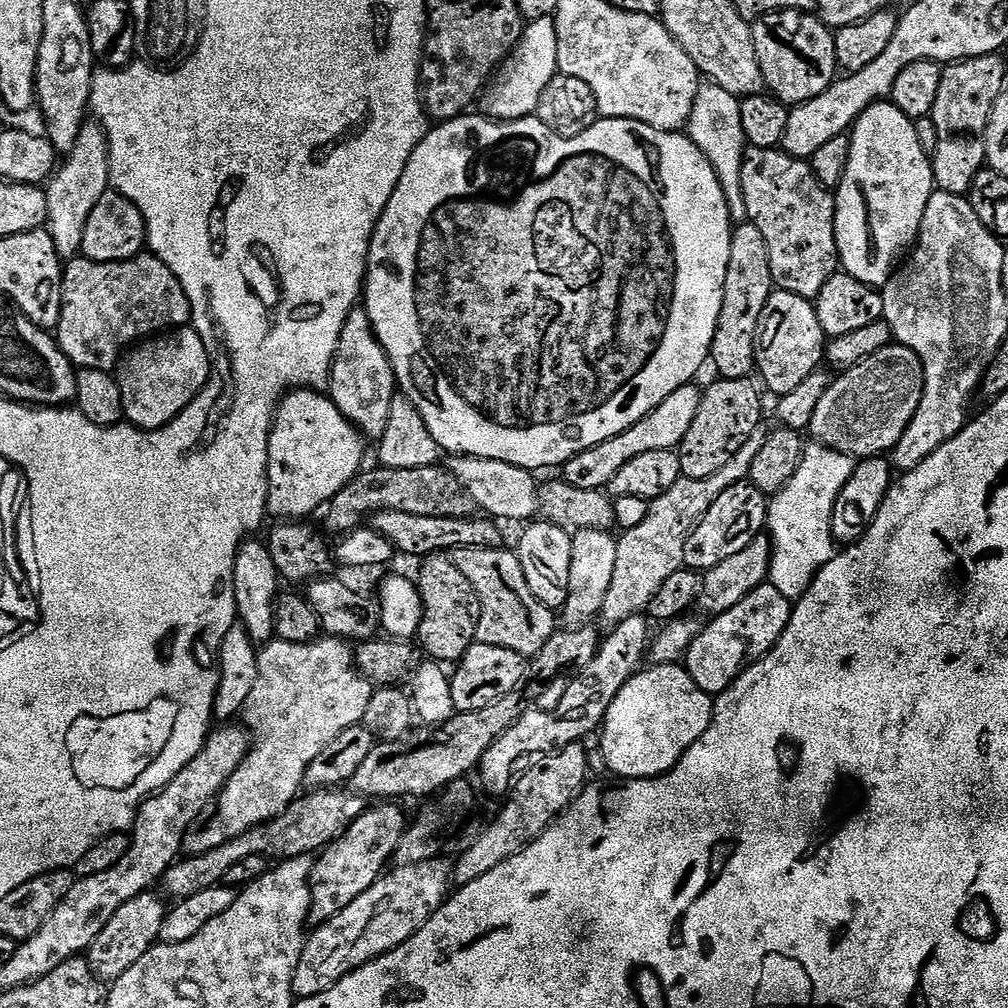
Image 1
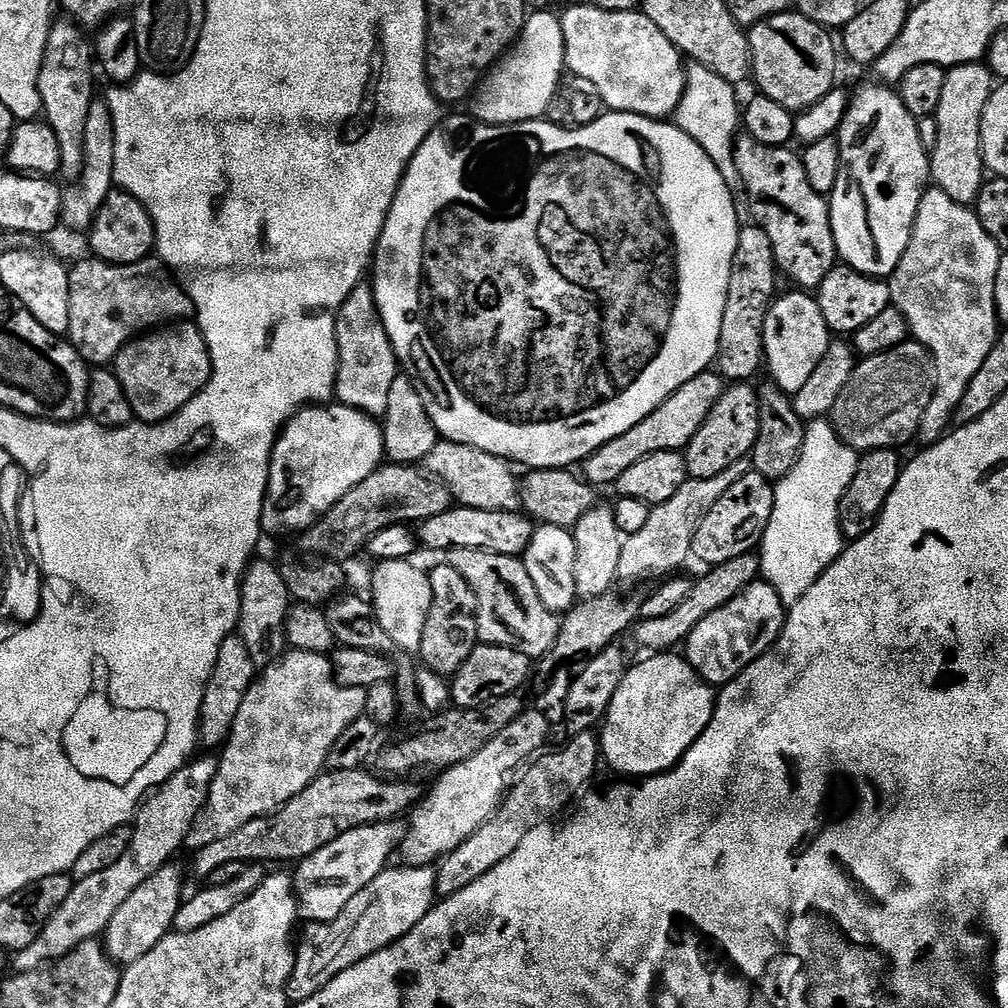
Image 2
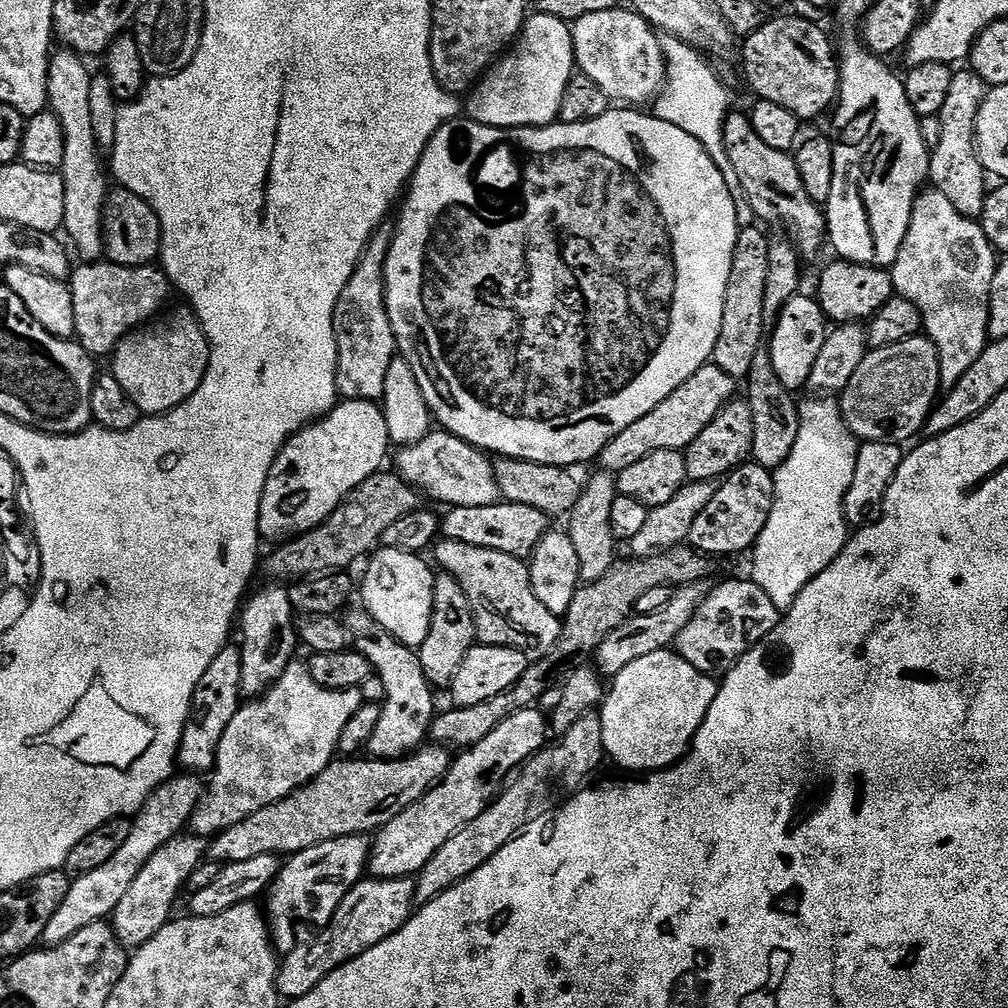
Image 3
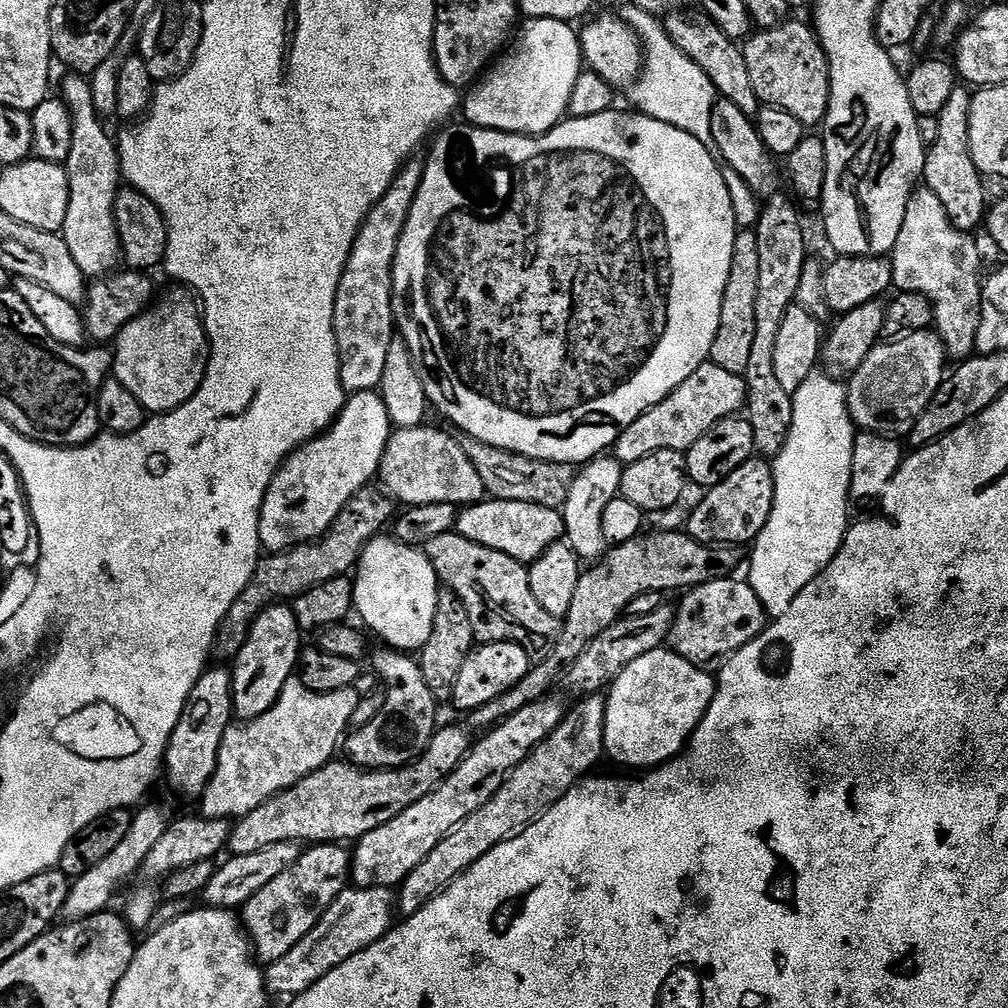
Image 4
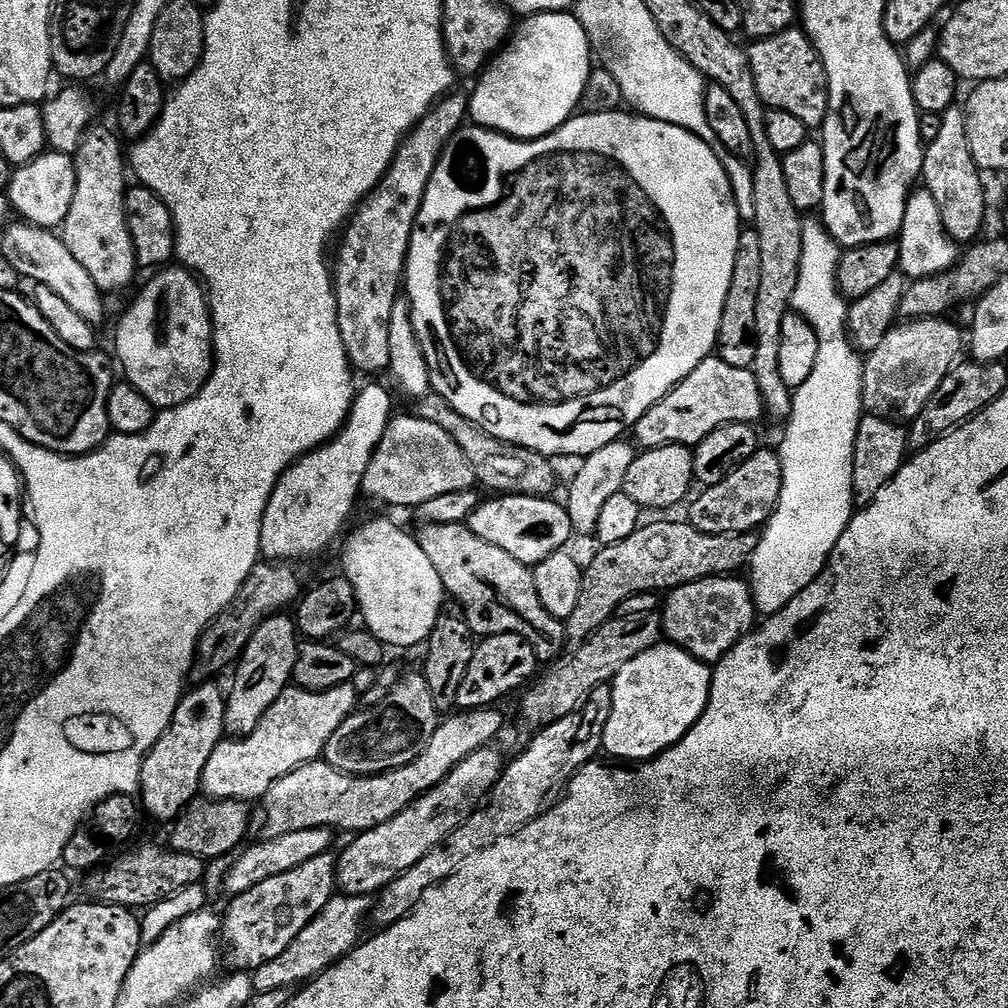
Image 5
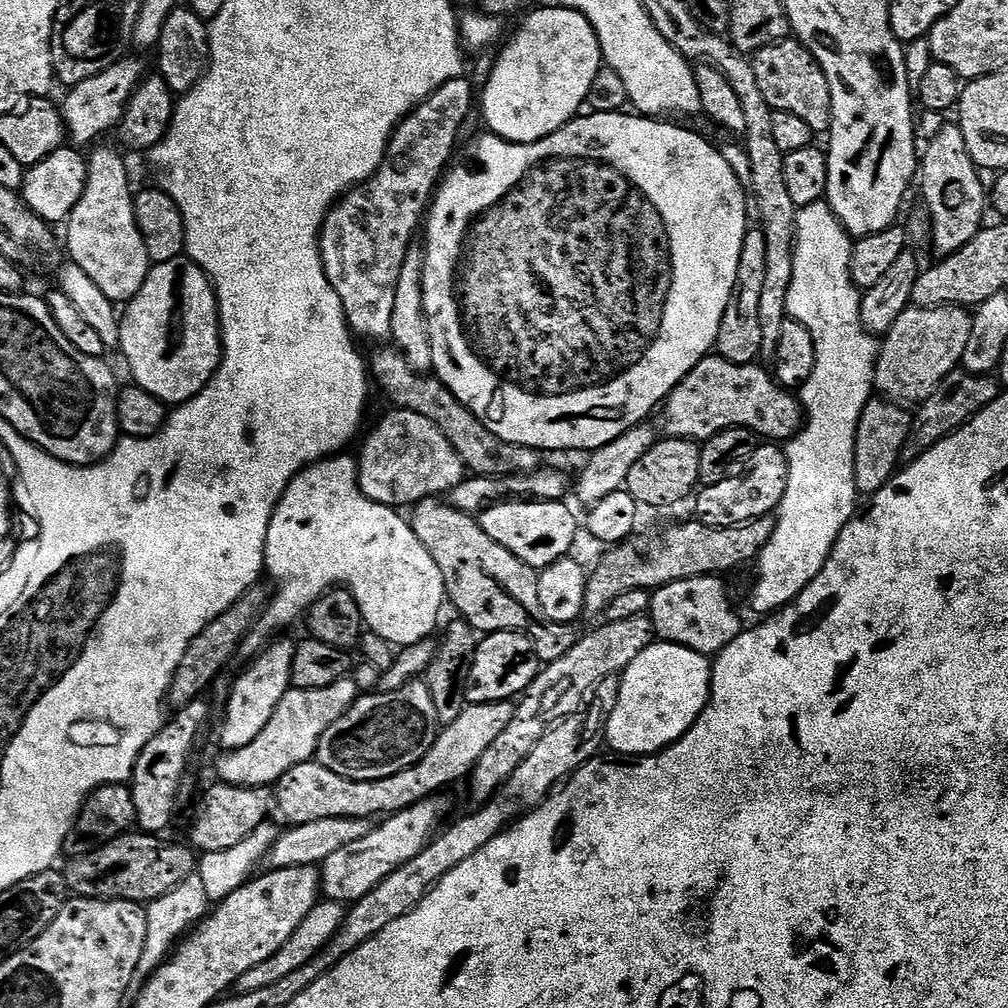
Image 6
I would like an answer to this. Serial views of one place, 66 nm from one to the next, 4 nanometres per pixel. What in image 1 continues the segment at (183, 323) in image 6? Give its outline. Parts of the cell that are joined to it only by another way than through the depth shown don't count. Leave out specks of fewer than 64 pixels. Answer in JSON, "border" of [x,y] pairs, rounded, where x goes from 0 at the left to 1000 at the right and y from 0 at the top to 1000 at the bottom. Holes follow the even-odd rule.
{"border":[[[189,323],[168,327],[136,340],[120,356],[114,370],[121,387],[123,417],[132,425],[152,429],[165,423],[206,381],[210,372],[210,356],[194,326]]]}

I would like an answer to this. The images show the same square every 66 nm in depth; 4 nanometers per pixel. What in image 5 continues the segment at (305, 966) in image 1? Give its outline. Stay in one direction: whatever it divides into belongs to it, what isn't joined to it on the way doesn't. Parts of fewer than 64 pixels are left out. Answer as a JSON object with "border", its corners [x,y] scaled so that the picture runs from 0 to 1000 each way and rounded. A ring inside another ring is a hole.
{"border":[[[330,888],[329,894],[307,915],[296,931],[292,931],[292,935],[288,935],[288,938],[284,938],[284,942],[280,942],[280,946],[276,946],[276,950],[272,950],[272,954],[264,954],[264,958],[249,965],[251,981],[254,984],[290,982],[313,972],[358,936],[362,928],[361,913],[363,917],[366,909],[366,890]]]}

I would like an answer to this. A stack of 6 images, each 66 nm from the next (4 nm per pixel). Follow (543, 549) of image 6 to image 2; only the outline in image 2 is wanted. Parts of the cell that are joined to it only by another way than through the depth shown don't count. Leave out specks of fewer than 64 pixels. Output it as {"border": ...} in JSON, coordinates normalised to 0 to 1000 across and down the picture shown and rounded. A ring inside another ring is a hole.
{"border":[[[449,502],[432,514],[420,517],[415,524],[415,536],[420,543],[422,540],[427,547],[437,550],[442,550],[448,544],[461,544],[516,554],[520,551],[520,542],[528,533],[529,527],[529,517],[515,507],[495,508]]]}

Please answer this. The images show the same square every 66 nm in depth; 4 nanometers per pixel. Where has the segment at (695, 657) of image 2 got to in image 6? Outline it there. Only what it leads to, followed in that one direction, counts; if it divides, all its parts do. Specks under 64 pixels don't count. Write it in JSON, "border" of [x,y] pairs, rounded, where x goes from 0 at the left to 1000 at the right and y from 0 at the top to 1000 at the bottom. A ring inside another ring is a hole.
{"border":[[[693,571],[670,575],[646,588],[642,610],[647,613],[648,628],[656,636],[681,641],[692,649],[706,653],[736,626],[734,611],[722,592],[722,583],[714,571]]]}

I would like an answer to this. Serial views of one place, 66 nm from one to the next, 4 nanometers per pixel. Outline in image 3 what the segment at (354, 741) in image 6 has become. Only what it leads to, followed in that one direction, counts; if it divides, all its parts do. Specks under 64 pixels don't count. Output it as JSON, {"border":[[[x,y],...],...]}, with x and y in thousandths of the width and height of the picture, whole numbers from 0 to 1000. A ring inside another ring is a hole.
{"border":[[[360,602],[351,603],[340,608],[339,618],[345,626],[346,636],[355,641],[355,646],[365,654],[372,671],[379,673],[381,682],[375,720],[371,720],[371,728],[367,728],[363,746],[375,754],[396,754],[414,745],[426,733],[429,715],[435,706],[433,694],[429,691],[431,684],[419,665],[416,650],[395,637],[391,629],[375,621],[373,614]]]}

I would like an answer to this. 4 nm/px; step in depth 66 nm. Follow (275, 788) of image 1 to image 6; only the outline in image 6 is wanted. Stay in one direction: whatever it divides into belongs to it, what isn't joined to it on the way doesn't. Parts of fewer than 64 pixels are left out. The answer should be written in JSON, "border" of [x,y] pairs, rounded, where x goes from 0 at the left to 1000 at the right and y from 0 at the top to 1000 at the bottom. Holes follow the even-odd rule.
{"border":[[[342,673],[323,681],[319,685],[300,685],[287,683],[286,688],[276,696],[276,704],[272,704],[272,712],[264,716],[264,724],[252,732],[248,740],[240,740],[240,744],[219,749],[214,758],[214,766],[223,778],[231,778],[240,782],[266,782],[297,758],[305,758],[313,751],[313,741],[331,716],[347,704],[353,694],[355,684],[352,674]]]}

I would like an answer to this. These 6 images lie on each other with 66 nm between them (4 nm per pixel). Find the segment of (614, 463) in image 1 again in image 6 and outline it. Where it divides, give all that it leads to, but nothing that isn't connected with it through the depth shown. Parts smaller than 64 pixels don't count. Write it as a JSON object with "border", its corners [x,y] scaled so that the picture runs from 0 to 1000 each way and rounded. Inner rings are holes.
{"border":[[[712,351],[699,353],[681,375],[677,375],[677,379],[673,379],[673,383],[659,398],[658,432],[668,437],[697,438],[721,425],[739,425],[762,438],[785,437],[796,425],[796,402],[785,388],[775,385],[763,370],[761,373],[756,366],[750,364],[749,360],[729,361]]]}

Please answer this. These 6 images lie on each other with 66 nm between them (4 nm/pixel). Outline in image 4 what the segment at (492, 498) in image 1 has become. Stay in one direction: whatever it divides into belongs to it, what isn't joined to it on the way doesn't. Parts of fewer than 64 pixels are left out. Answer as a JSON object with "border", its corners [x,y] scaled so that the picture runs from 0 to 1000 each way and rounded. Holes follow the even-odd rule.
{"border":[[[393,425],[379,450],[375,476],[398,501],[474,500],[482,489],[470,458],[460,448],[460,440],[433,425]]]}

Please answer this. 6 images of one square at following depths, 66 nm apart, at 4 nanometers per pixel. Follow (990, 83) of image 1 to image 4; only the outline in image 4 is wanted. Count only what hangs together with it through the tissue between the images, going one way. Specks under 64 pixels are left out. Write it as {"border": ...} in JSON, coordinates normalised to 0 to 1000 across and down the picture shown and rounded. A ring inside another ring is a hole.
{"border":[[[950,85],[946,93],[942,93],[942,101],[938,101],[938,109],[933,111],[930,140],[920,148],[917,156],[916,182],[927,192],[931,192],[931,200],[938,204],[938,212],[942,220],[950,228],[964,232],[968,225],[978,218],[978,201],[976,202],[976,183],[974,172],[968,168],[966,157],[962,153],[962,125],[960,114],[964,96],[961,88]]]}

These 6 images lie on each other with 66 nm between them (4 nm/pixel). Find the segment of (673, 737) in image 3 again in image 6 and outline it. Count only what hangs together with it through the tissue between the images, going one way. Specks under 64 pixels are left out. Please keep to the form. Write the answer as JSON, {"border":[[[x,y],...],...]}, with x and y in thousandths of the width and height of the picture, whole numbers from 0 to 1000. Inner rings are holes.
{"border":[[[649,637],[625,661],[620,663],[615,671],[615,688],[613,700],[609,700],[609,708],[603,713],[601,727],[602,741],[607,741],[608,747],[619,752],[634,752],[658,746],[666,738],[676,734],[689,718],[690,713],[698,707],[706,685],[706,659],[703,652],[692,649],[681,641]]]}

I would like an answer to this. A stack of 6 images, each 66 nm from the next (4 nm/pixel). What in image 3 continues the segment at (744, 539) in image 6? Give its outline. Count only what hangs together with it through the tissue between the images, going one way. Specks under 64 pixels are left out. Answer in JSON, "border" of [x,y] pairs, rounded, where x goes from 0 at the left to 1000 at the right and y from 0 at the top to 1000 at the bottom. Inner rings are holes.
{"border":[[[686,542],[665,544],[661,548],[651,549],[650,552],[623,556],[612,555],[605,562],[605,565],[597,569],[597,573],[580,578],[573,584],[569,589],[569,597],[565,597],[565,605],[562,605],[558,612],[554,637],[538,654],[525,658],[518,673],[514,673],[506,686],[490,688],[490,692],[482,692],[482,696],[474,696],[474,700],[448,700],[445,701],[445,706],[438,705],[429,715],[428,737],[445,744],[459,744],[478,736],[478,732],[482,732],[486,724],[498,720],[498,716],[502,716],[506,708],[514,708],[514,704],[535,699],[535,694],[543,688],[548,674],[556,666],[561,666],[560,659],[573,654],[574,651],[586,652],[592,641],[605,629],[605,625],[617,621],[617,617],[621,617],[630,608],[633,593],[637,593],[641,585],[649,585],[653,581],[670,585],[679,579],[701,576],[707,560],[703,553]]]}

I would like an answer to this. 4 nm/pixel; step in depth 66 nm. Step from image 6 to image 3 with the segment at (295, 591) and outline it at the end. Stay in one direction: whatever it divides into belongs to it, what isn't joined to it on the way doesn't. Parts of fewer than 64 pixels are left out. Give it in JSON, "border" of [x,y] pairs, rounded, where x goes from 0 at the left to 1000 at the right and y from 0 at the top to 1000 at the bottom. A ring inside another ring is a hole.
{"border":[[[341,397],[319,417],[305,421],[298,429],[293,429],[286,436],[274,452],[272,462],[264,474],[262,489],[258,495],[258,530],[263,537],[281,538],[312,526],[340,496],[351,487],[363,474],[382,463],[381,455],[385,452],[387,438],[383,427],[383,415],[380,404],[368,397]],[[378,543],[364,557],[366,560],[361,567],[361,580],[358,583],[356,580],[355,583],[356,590],[357,587],[361,590],[361,596],[359,596],[361,606],[366,607],[373,614],[375,621],[391,629],[395,637],[410,645],[416,645],[419,637],[423,637],[423,629],[427,629],[429,616],[433,571],[425,564],[421,555],[420,551],[412,548]]]}

